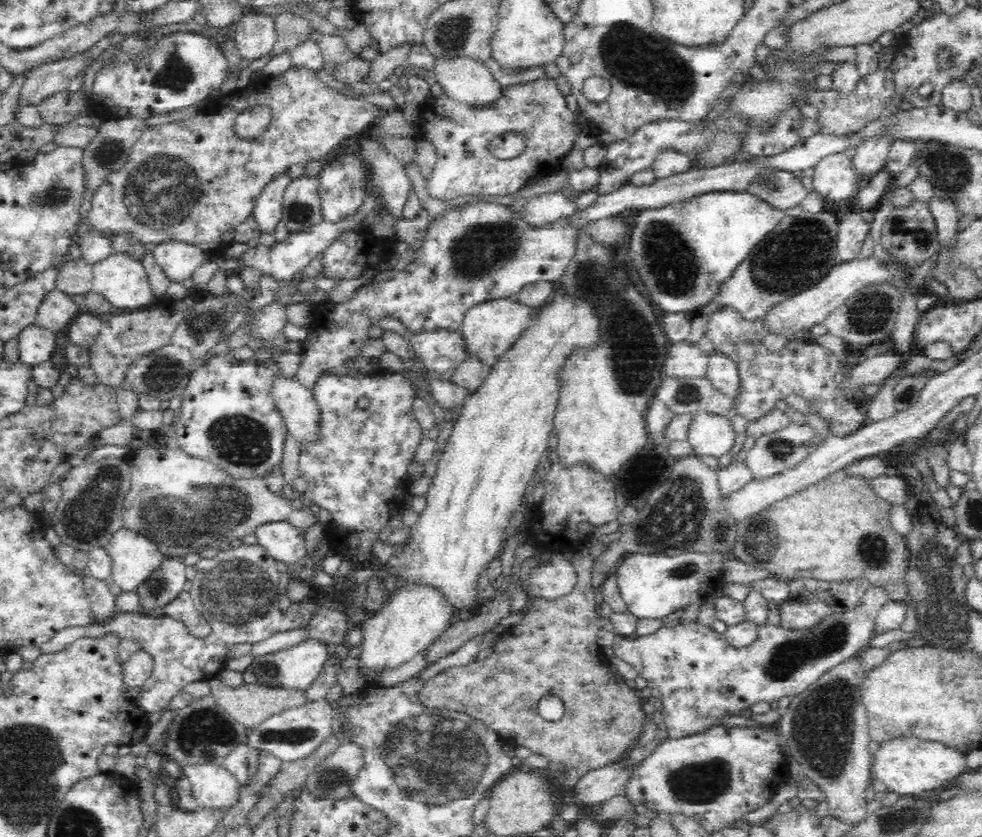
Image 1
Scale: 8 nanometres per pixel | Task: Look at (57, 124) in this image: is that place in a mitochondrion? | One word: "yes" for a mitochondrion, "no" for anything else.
no

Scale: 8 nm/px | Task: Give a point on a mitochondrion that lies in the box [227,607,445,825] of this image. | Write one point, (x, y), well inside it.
(294, 734)

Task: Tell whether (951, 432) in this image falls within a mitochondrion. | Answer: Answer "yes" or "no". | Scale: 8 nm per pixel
no

